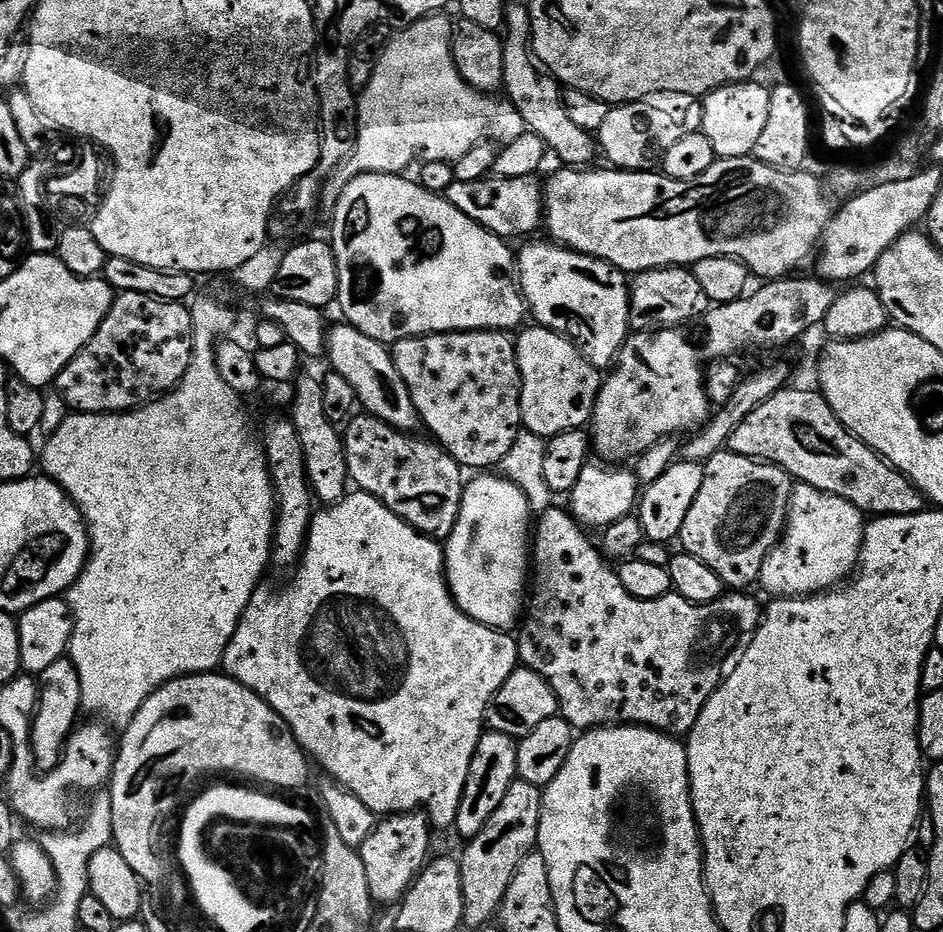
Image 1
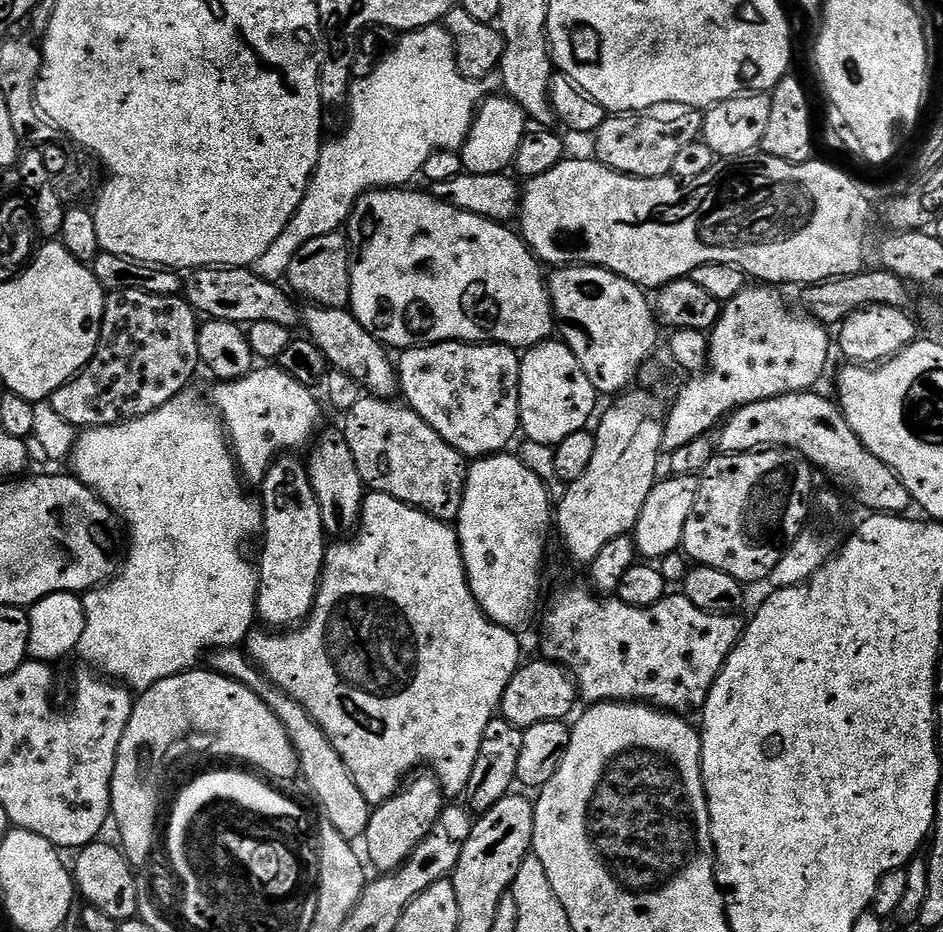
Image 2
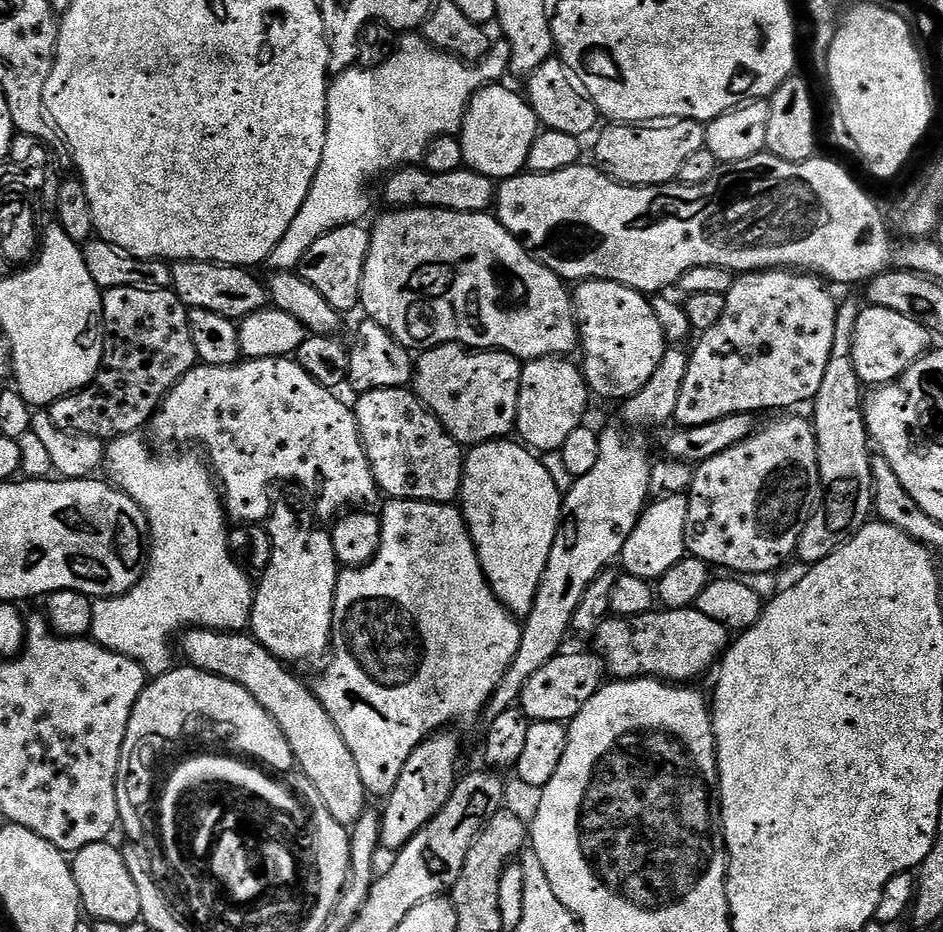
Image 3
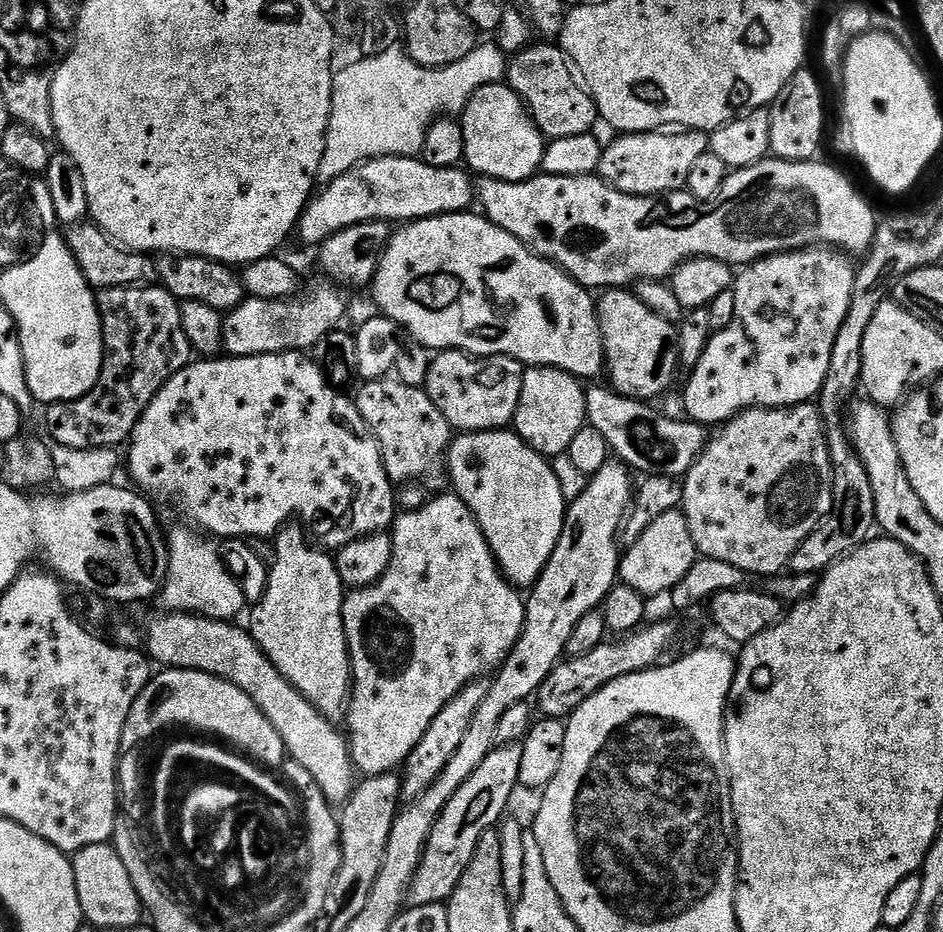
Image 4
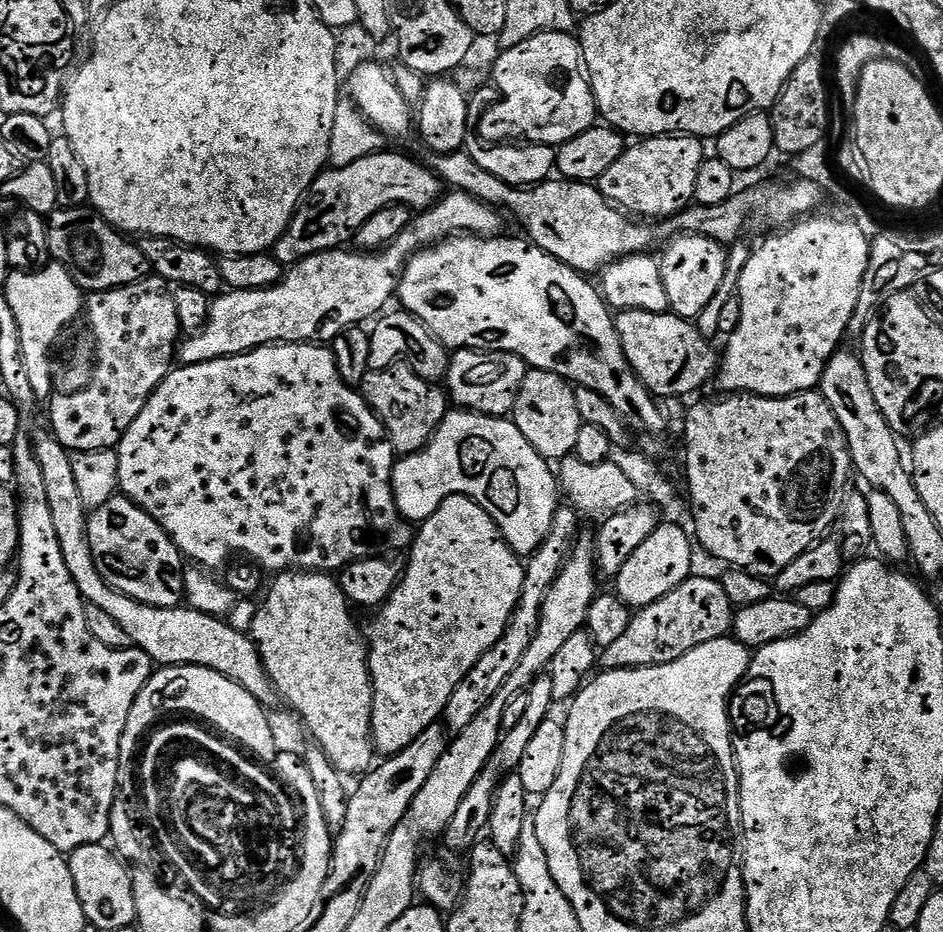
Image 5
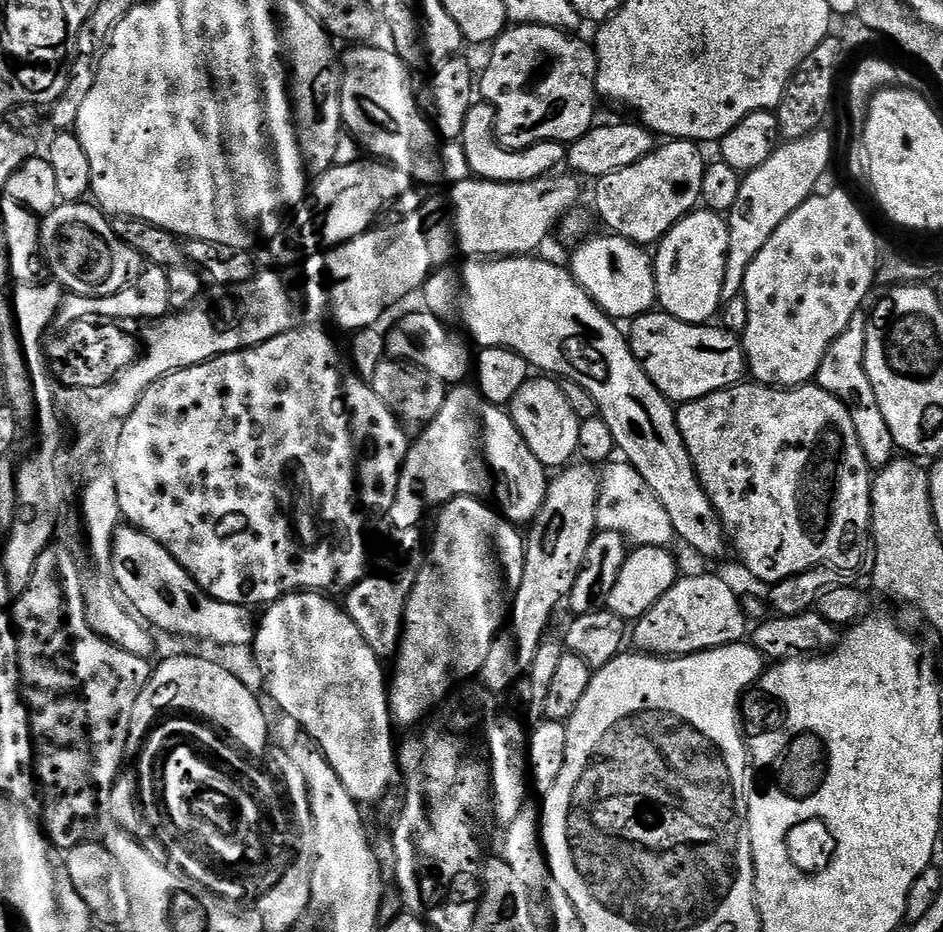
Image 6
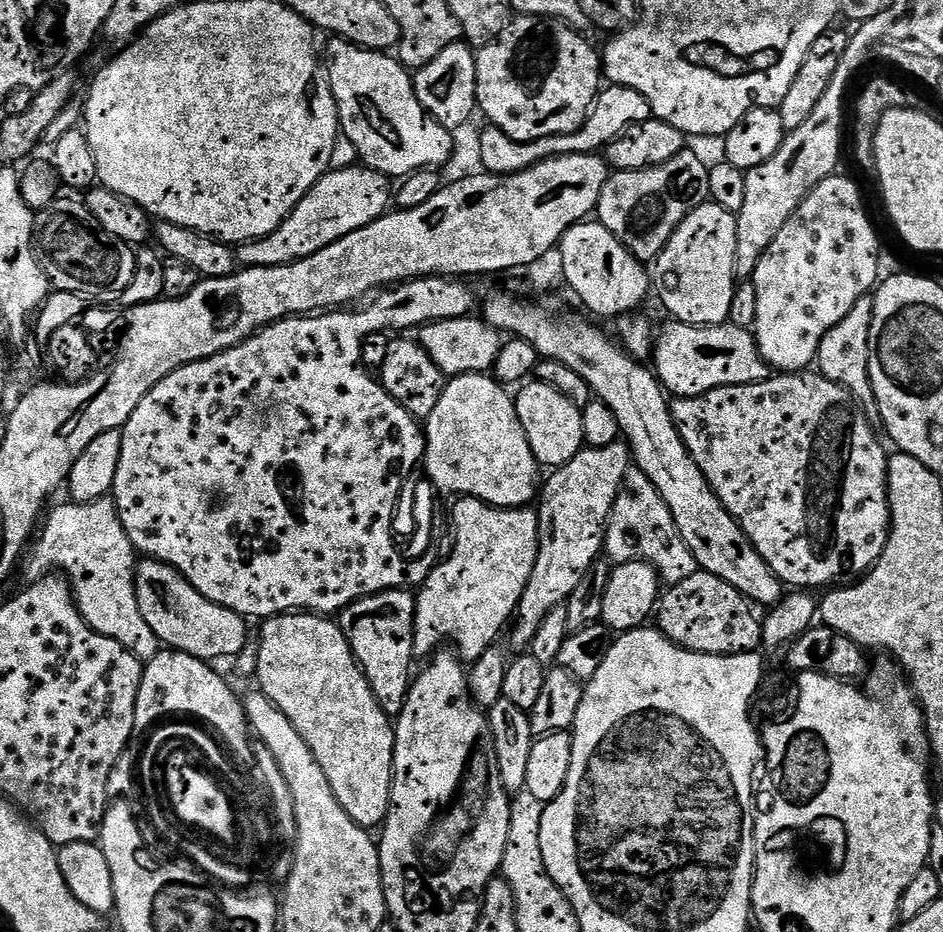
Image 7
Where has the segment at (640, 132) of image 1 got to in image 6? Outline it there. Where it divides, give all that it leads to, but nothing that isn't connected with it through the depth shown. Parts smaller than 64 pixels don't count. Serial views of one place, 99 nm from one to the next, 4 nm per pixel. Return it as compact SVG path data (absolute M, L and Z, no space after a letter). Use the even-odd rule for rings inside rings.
M669 139L653 148L646 158L634 162L634 166L599 177L595 181L596 212L608 227L605 229L641 246L652 246L660 241L683 216L701 203L706 159L700 148L694 140Z

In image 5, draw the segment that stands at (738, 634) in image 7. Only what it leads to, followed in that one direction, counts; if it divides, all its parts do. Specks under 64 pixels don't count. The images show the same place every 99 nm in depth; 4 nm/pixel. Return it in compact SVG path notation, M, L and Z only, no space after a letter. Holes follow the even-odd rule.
M693 574L670 594L633 615L625 633L613 645L602 650L603 667L611 670L669 664L706 642L725 639L731 633L733 615L734 606L723 583L719 579L711 580L708 576Z

